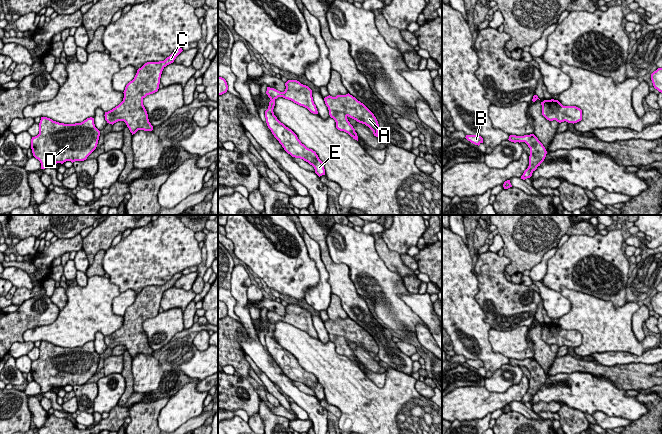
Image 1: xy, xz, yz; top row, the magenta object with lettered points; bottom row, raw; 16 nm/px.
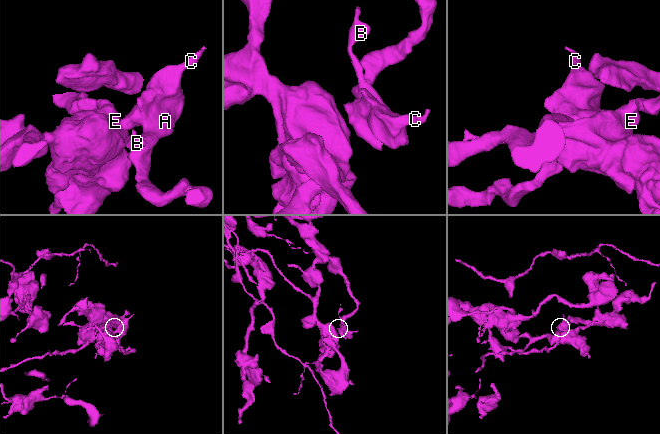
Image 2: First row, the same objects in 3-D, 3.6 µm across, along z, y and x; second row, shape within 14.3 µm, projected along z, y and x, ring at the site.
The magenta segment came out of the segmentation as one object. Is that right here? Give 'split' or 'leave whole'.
leave whole

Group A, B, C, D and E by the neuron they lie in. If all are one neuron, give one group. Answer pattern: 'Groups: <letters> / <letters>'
Groups: A B C D E

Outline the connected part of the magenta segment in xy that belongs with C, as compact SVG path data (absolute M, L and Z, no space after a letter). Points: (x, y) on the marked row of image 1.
M182 48L176 49L164 61L147 62L139 68L134 79L125 87L123 101L105 112L107 123L113 125L118 121L124 121L132 135L138 130L152 131L153 126L149 122L143 99L158 91L163 69L173 63L182 51Z

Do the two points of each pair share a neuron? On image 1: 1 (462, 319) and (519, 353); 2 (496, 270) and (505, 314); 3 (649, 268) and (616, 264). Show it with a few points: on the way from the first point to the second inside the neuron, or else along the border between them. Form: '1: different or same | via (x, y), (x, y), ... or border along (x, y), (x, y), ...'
1: different | border along (491, 328), (491, 348), (503, 354)
2: same | via (496, 281), (496, 289), (504, 303)
3: different | border along (629, 277), (626, 283), (625, 300)

